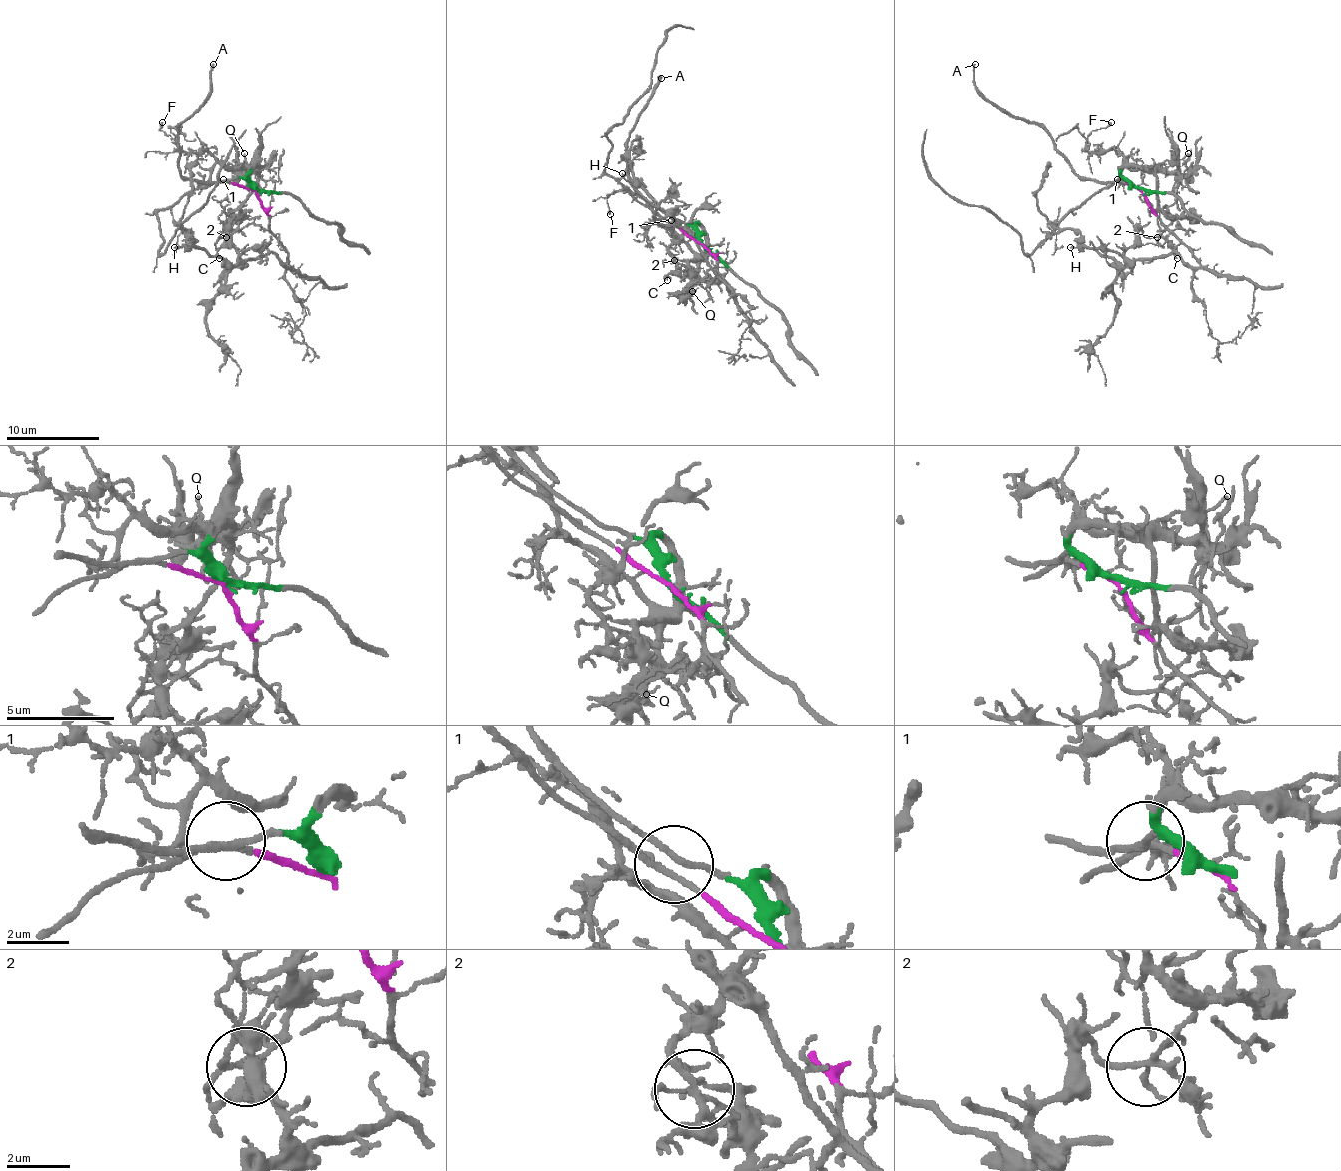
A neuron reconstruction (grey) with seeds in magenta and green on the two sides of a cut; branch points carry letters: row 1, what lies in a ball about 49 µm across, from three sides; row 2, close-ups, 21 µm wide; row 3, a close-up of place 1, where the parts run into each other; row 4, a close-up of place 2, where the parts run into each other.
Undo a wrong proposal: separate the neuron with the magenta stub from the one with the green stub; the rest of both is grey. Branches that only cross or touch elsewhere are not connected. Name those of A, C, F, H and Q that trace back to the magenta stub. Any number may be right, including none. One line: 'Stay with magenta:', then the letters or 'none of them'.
Stay with magenta: C, H

